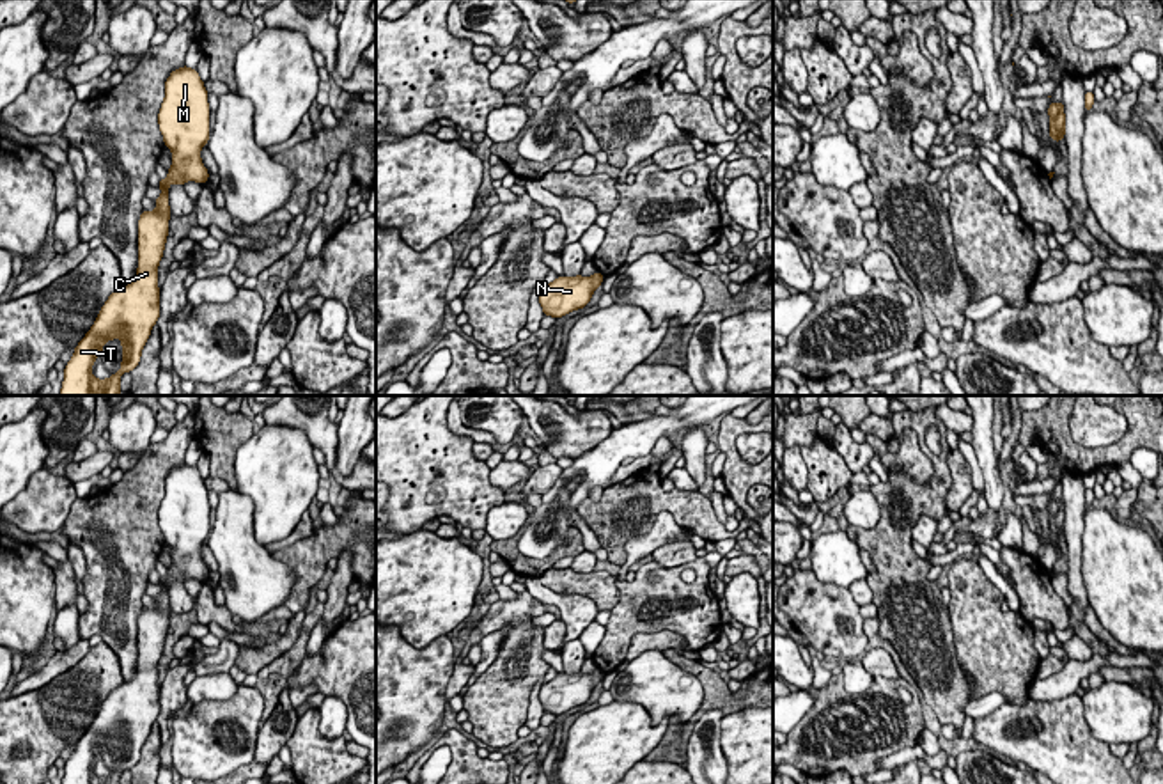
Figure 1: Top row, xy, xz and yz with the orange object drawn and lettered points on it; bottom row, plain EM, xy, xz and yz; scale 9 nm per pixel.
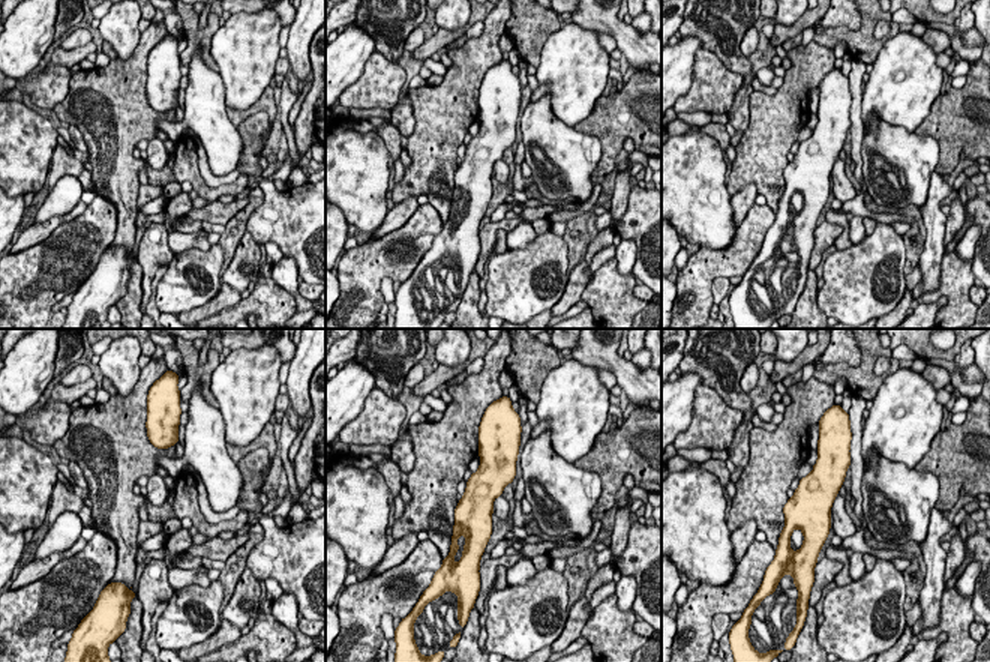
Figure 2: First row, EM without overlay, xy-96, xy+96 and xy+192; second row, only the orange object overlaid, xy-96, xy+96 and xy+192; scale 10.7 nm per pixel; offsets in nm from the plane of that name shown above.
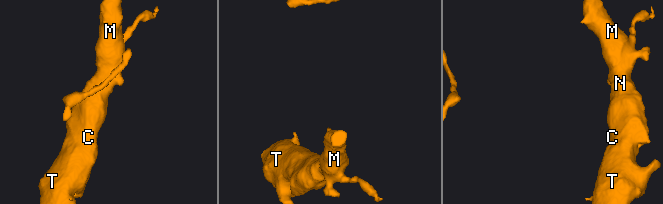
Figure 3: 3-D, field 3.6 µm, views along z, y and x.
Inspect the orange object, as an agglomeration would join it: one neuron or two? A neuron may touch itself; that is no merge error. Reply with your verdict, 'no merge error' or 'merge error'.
no merge error

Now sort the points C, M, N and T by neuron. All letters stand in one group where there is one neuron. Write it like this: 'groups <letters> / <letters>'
groups C M N T

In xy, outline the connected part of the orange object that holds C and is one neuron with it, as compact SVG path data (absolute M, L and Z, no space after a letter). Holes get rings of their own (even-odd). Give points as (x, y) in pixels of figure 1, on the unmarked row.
M186 461L170 470L165 479L165 497L158 511L165 545L172 548L168 573L160 576L161 592L154 608L138 615L138 665L131 679L112 690L94 722L74 745L64 766L62 784L121 784L121 773L133 768L142 747L160 715L158 662L163 655L168 615L168 585L172 580L207 580L209 569L200 557L200 546L209 537L209 500L197 465ZM119 738L122 743L121 768L106 777L92 773L94 757L103 741Z

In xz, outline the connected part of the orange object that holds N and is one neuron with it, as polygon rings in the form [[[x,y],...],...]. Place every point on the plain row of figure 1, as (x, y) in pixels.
[[[596,669],[592,674],[557,674],[551,681],[546,681],[539,690],[539,701],[544,713],[555,717],[587,704],[597,683],[601,683],[605,672]]]

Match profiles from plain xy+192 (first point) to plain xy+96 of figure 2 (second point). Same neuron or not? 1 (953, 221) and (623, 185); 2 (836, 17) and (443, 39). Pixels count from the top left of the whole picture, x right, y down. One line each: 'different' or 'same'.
1: same
2: different

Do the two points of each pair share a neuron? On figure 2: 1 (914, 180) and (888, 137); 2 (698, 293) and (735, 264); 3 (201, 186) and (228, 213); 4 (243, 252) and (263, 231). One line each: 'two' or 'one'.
1: one
2: one
3: two
4: two

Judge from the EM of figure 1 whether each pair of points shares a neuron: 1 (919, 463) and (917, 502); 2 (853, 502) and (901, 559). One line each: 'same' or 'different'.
1: different
2: different

